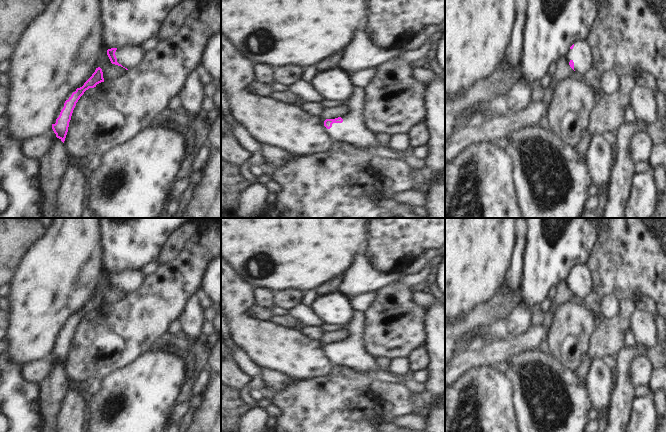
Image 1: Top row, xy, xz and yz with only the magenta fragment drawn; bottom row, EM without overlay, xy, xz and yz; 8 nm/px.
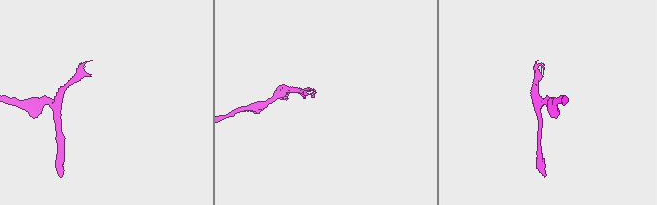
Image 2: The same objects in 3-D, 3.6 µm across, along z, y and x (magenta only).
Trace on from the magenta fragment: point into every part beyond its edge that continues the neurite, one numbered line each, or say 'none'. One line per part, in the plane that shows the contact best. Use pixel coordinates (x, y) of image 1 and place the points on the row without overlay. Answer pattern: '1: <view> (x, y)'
1: xy (128, 280).

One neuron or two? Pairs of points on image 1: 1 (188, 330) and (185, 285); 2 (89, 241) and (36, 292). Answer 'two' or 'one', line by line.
1: two
2: one

